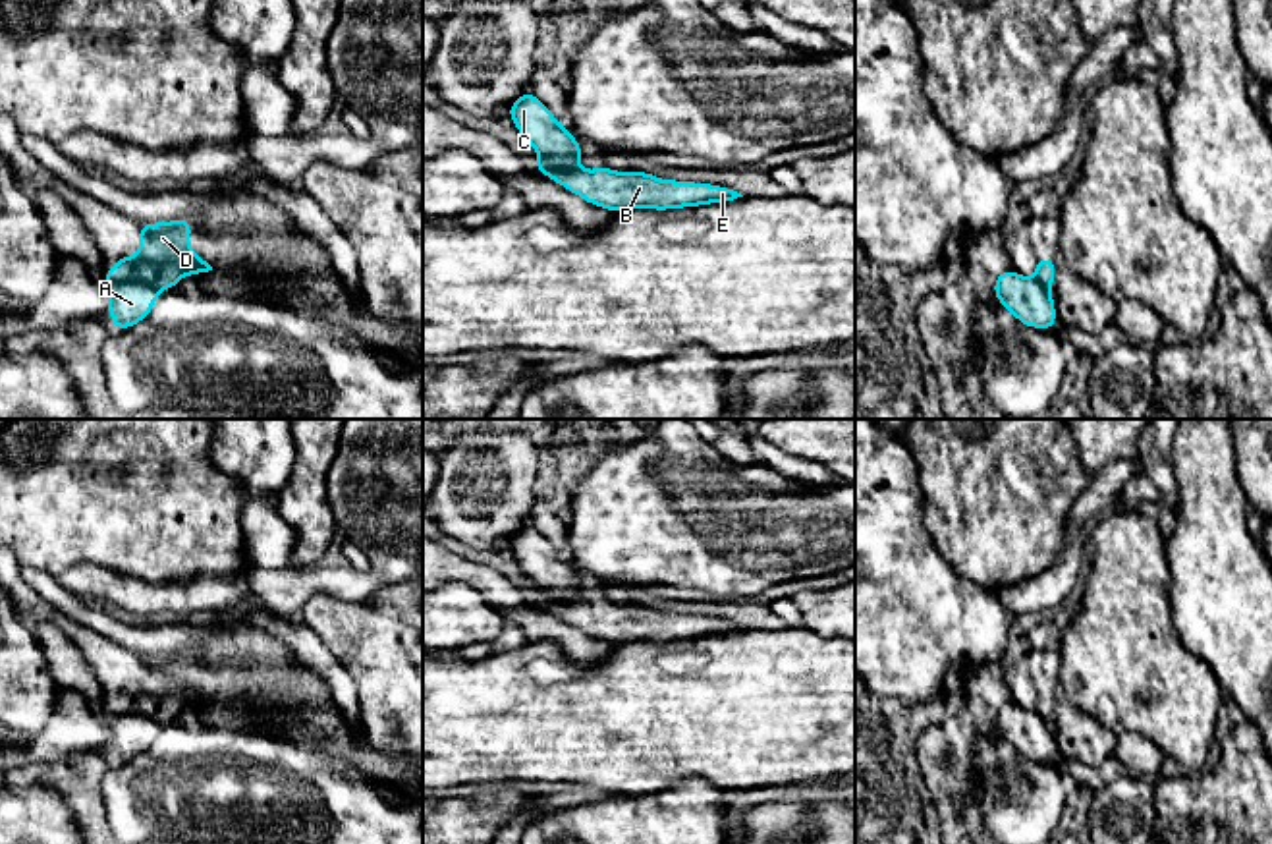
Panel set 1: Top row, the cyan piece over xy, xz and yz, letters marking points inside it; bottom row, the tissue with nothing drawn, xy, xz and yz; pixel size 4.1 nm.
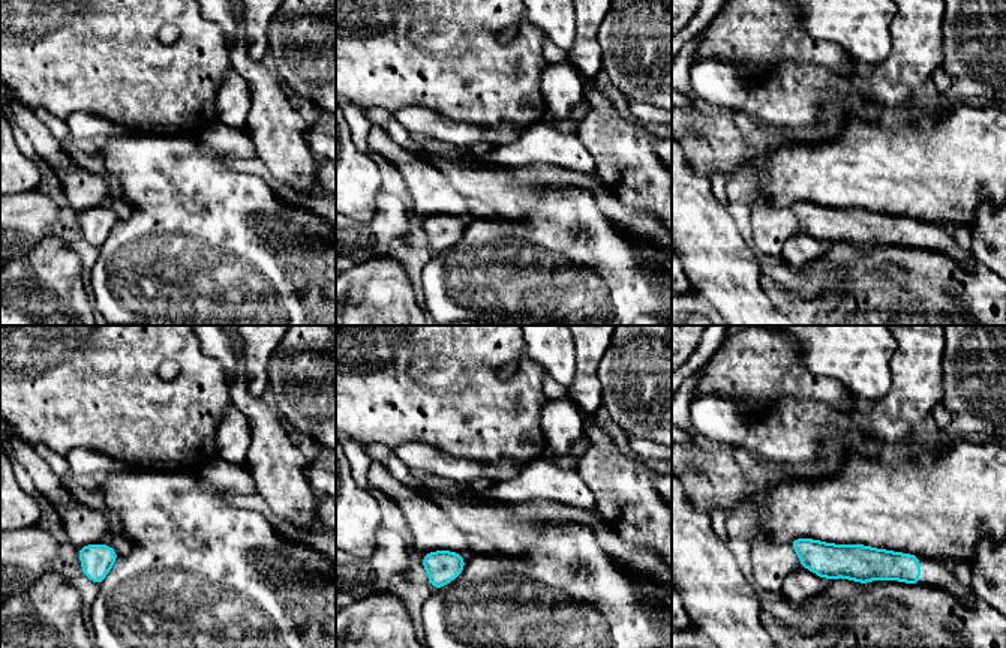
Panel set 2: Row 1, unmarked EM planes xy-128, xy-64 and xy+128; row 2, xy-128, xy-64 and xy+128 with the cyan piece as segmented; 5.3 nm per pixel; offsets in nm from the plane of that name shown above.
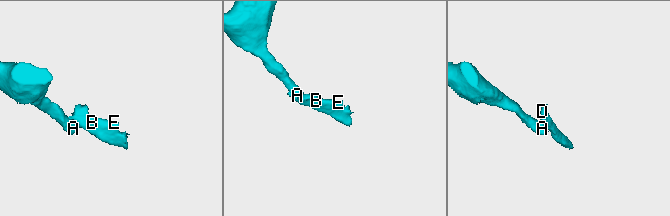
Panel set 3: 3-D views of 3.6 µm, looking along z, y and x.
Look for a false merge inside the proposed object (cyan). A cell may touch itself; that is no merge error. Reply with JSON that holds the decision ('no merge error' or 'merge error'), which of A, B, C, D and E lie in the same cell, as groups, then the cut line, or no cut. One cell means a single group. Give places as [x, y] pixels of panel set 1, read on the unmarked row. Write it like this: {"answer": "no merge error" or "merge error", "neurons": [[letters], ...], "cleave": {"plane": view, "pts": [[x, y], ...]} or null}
{"answer": "merge error", "neurons": [["A", "C"], ["B", "D", "E"]], "cleave": {"plane": "xy", "pts": [[107, 719], [118, 713], [145, 713], [159, 723]]}}

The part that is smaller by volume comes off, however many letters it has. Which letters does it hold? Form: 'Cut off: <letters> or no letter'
Cut off: B, D, E

